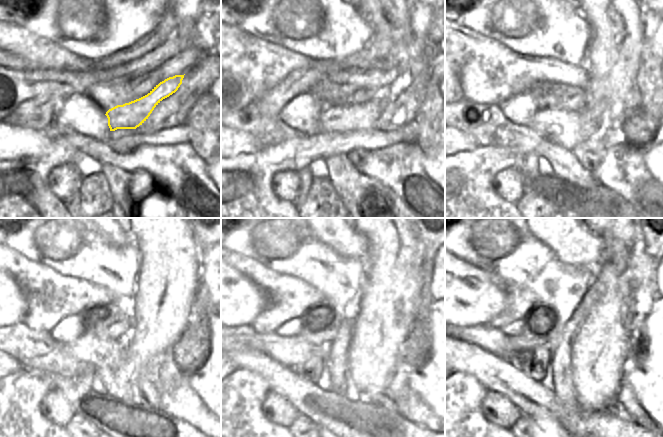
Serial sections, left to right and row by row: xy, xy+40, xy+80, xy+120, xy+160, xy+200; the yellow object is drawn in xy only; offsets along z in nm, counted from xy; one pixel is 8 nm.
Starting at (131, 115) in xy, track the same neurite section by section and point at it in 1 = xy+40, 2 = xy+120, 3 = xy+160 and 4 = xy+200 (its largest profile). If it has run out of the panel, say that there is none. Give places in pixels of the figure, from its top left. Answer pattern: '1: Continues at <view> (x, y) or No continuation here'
1: Continues at xy+40 (345, 118)
2: Continues at xy+120 (111, 353)
3: Continues at xy+160 (290, 350)
4: Continues at xy+200 (492, 340).

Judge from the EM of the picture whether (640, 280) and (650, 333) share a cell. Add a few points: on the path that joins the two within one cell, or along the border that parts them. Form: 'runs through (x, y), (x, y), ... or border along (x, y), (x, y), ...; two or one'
border along (652, 303), (652, 307), (644, 321), (633, 333); two

